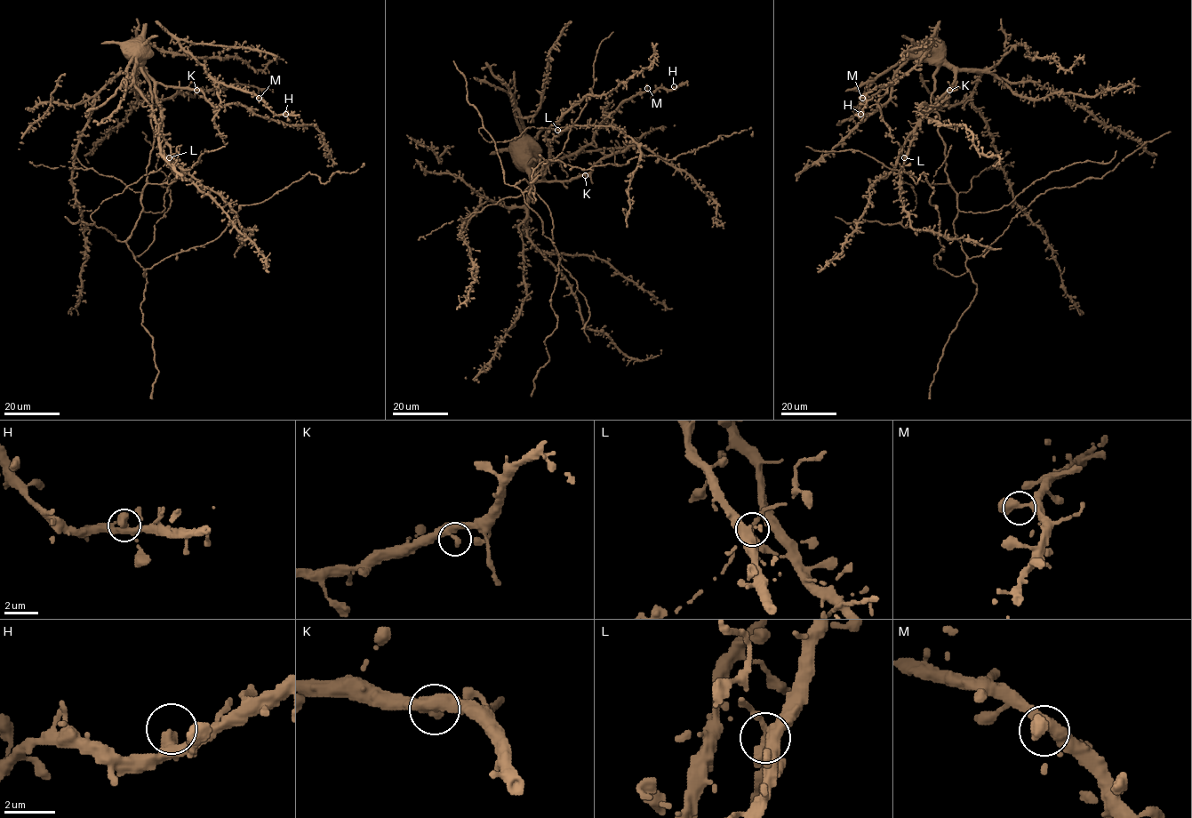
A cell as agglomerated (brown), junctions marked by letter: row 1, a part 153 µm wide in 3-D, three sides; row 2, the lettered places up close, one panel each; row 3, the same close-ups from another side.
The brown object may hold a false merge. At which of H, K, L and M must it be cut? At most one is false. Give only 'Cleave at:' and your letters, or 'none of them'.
Cleave at: none of them

